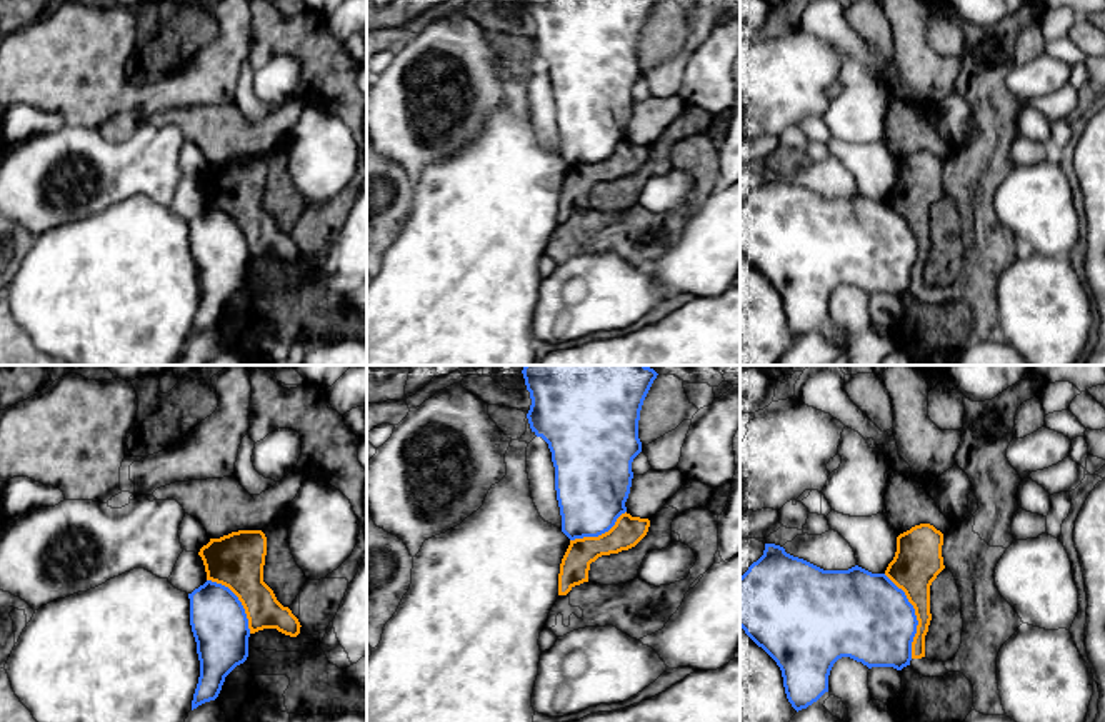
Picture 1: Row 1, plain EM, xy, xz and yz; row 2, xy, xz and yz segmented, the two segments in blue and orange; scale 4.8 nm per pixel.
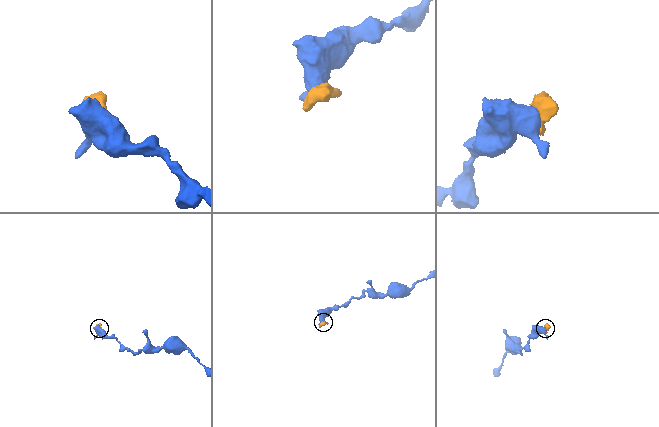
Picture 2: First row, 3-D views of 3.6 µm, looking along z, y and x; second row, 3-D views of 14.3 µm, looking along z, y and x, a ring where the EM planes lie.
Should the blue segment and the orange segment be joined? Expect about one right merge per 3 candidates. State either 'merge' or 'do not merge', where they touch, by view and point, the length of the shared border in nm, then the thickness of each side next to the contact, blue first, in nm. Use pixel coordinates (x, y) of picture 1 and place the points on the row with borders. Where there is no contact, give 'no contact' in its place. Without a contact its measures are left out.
do not merge; contact yz (915, 616); length 440 nm; calibres 420 and 220 nm

